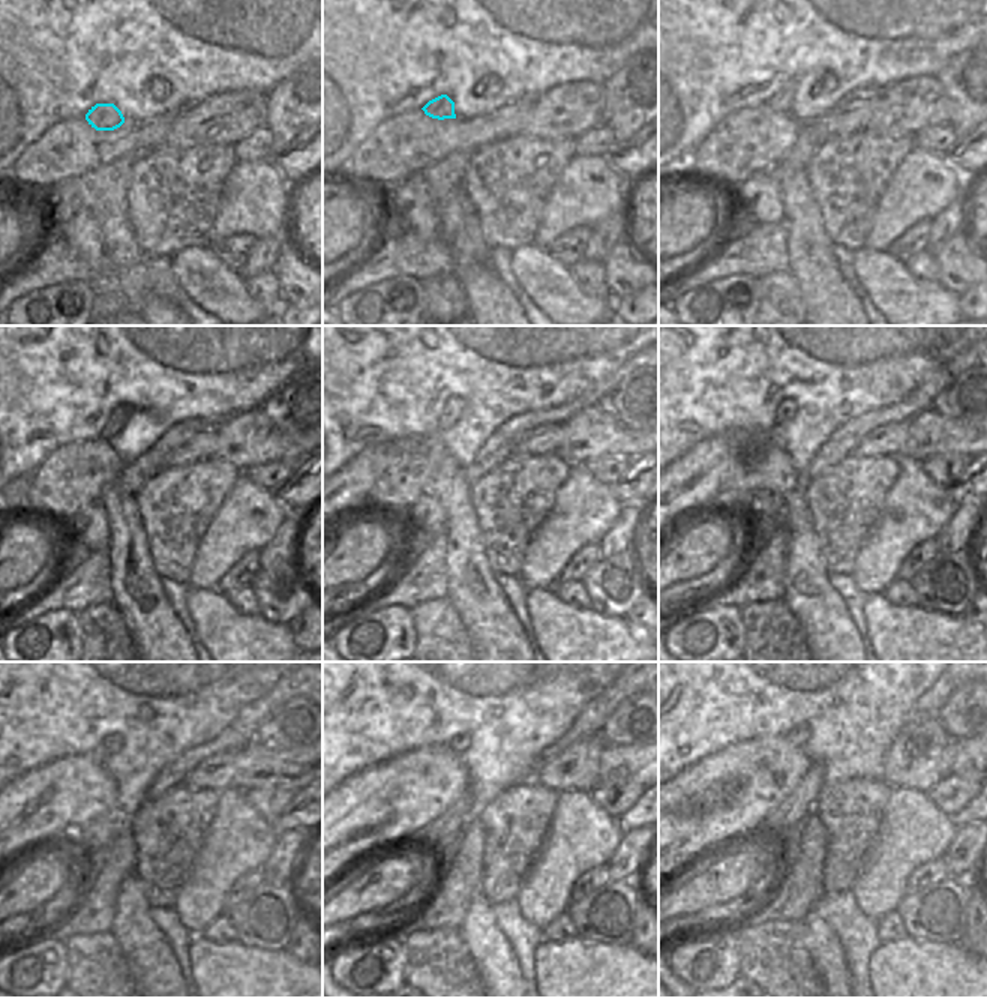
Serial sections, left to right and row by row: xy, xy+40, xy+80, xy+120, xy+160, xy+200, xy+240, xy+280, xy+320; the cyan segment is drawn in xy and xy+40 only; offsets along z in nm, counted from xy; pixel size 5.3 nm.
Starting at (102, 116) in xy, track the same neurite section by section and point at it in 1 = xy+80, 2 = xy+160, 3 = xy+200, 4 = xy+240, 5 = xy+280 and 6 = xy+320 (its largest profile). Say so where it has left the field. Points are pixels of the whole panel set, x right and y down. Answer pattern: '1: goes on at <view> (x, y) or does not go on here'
1: goes on at xy+80 (780, 102)
2: goes on at xy+160 (453, 407)
3: goes on at xy+200 (786, 410)
4: goes on at xy+240 (114, 742)
5: goes on at xy+280 (459, 742)
6: goes on at xy+320 (798, 736)

